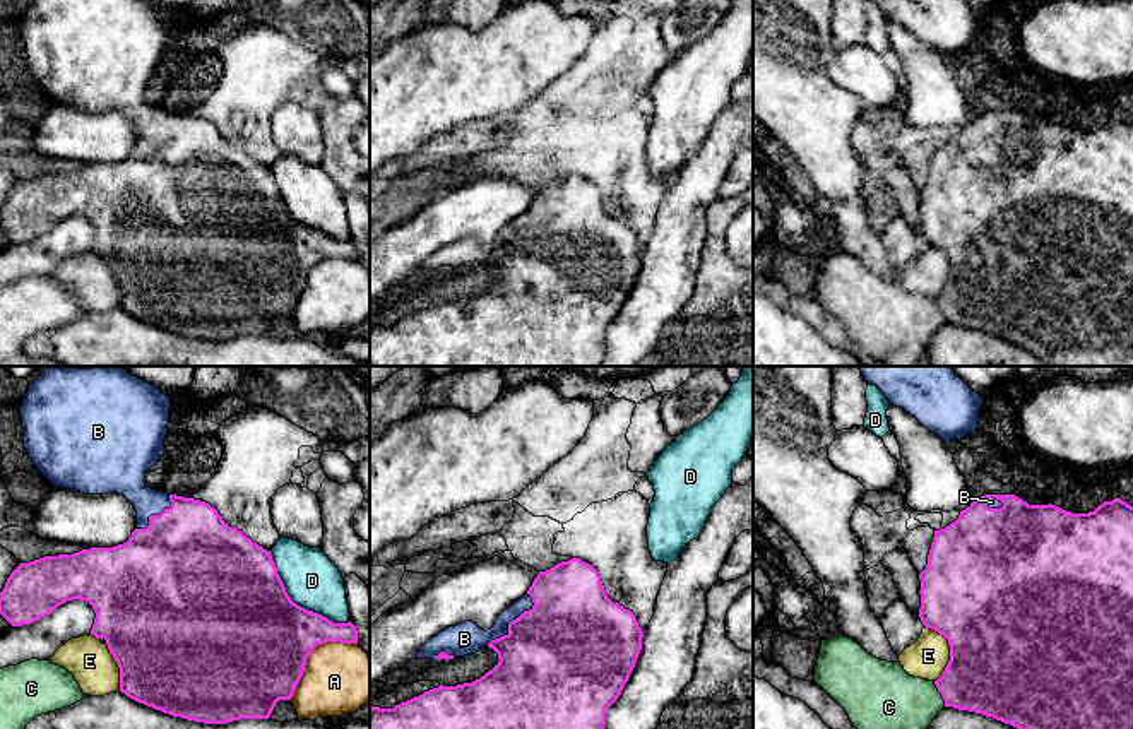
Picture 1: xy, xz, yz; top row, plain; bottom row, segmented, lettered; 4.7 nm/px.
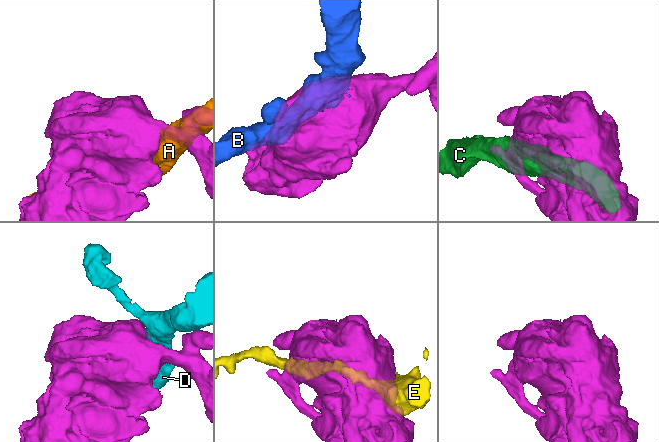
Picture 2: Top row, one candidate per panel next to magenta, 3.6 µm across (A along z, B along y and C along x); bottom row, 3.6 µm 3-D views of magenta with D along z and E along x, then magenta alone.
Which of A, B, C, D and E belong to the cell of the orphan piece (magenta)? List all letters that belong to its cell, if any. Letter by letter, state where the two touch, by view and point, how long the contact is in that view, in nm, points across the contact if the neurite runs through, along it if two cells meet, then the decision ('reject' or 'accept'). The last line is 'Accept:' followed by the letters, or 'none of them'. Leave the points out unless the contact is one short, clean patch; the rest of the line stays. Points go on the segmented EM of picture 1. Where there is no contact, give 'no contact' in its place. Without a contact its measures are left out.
A: meets magenta in xy at (310, 652); contact 420 nm long; reject
B: meets magenta in xz at (512, 620); contact 320 nm long; accept
C: meets magenta in yz at (940, 692); contact 130 nm long; border along yz (933, 681), (945, 705); reject
D: meets magenta in xy at (295, 603); contact 500 nm long; reject
E: meets magenta in yz at (950, 651); contact 280 nm long; reject
Accept: B

